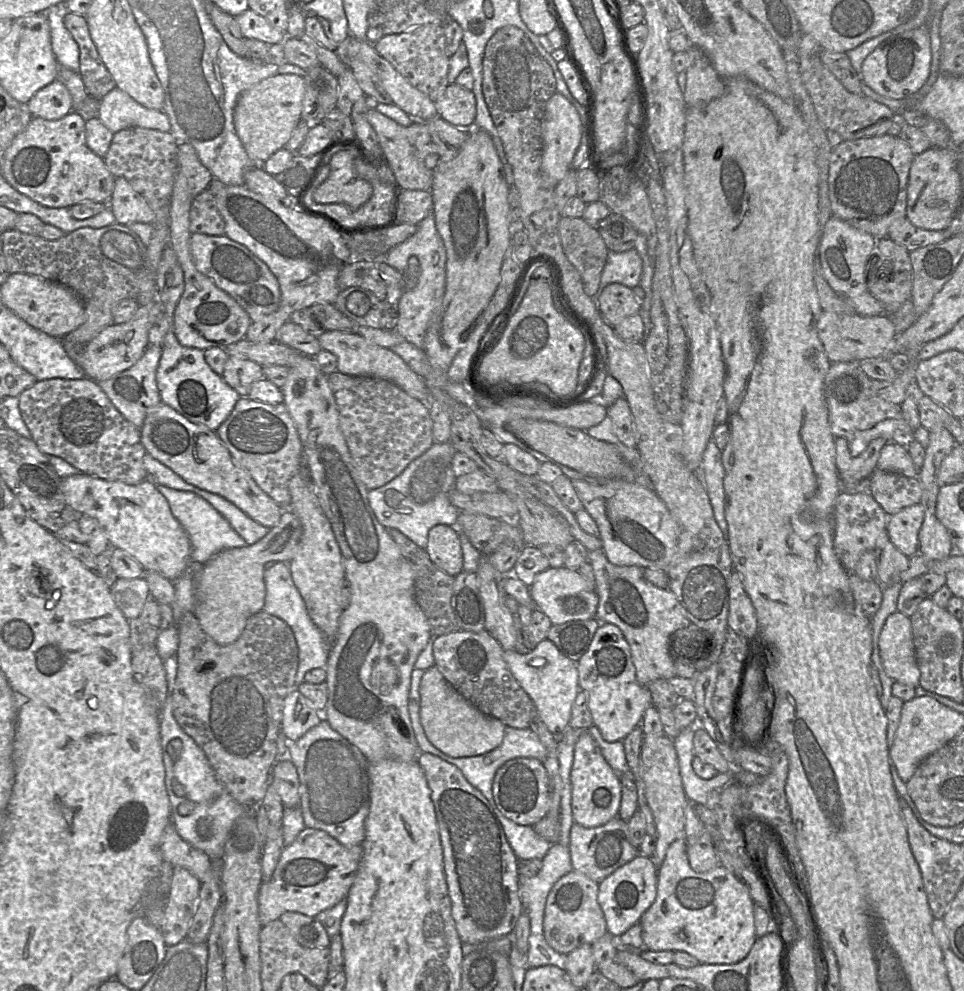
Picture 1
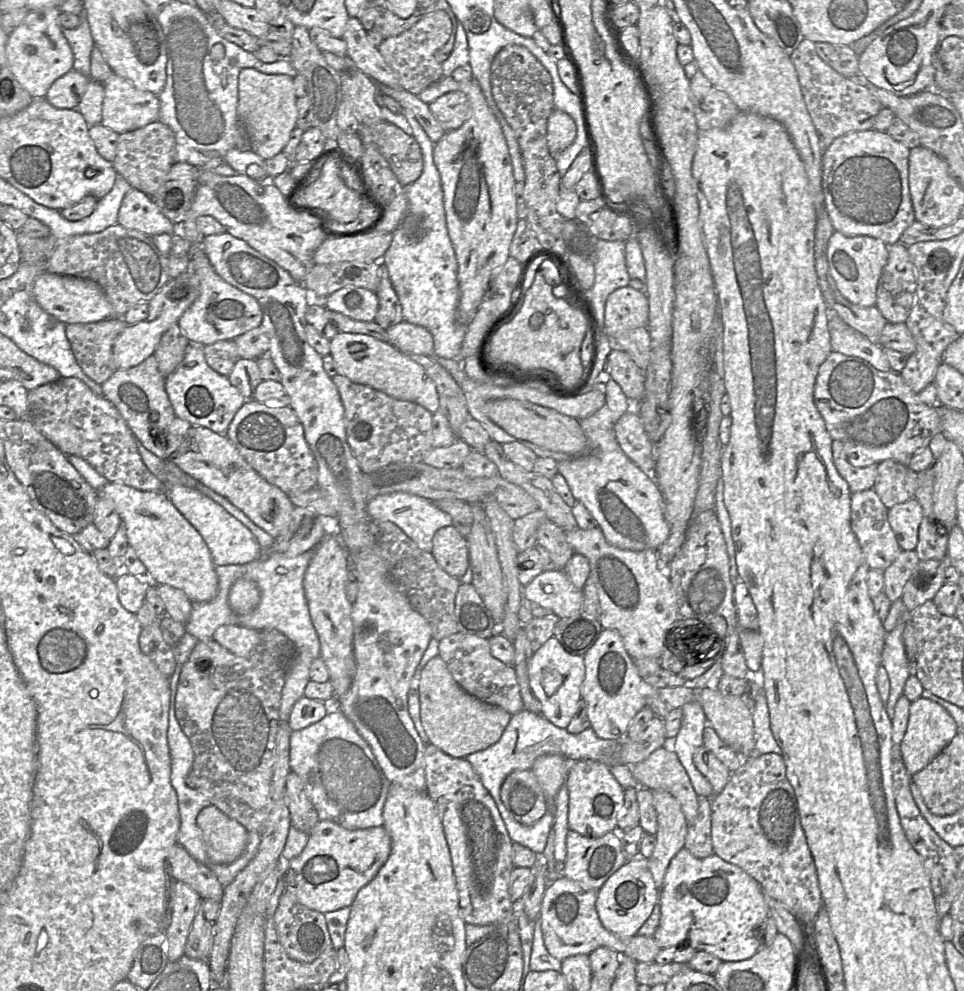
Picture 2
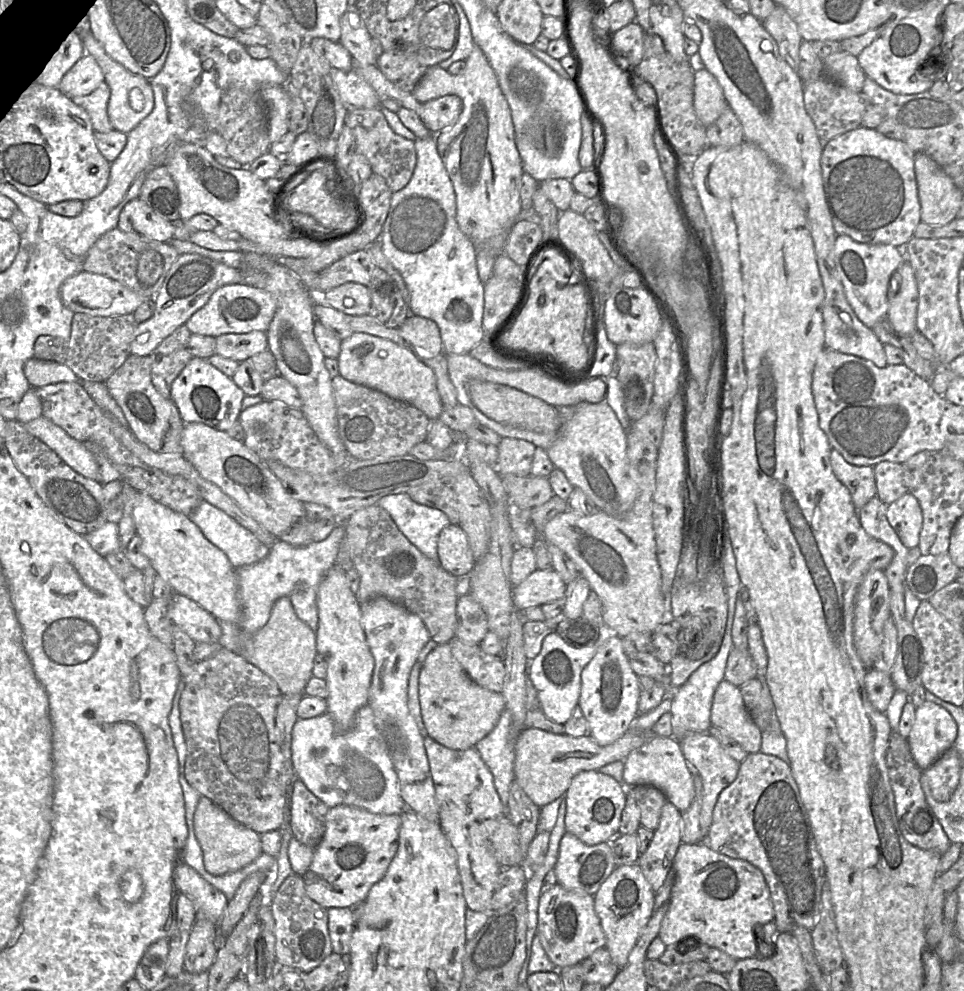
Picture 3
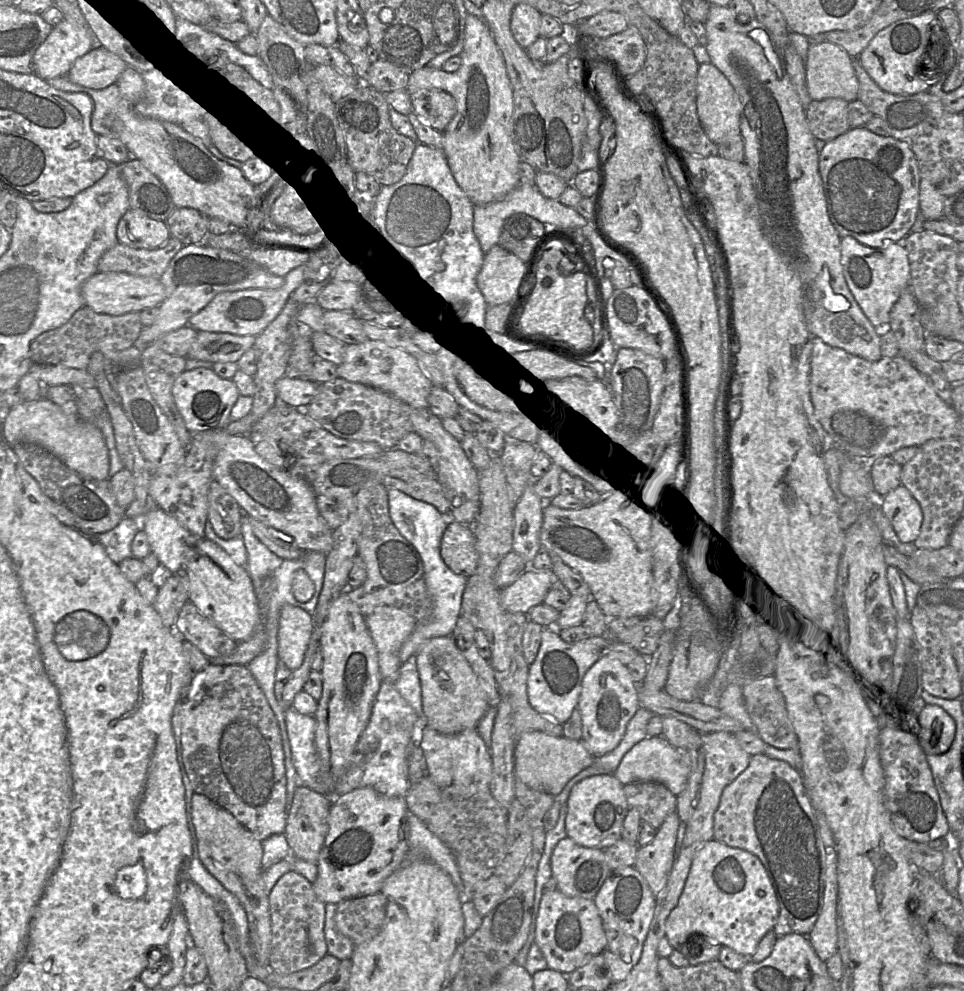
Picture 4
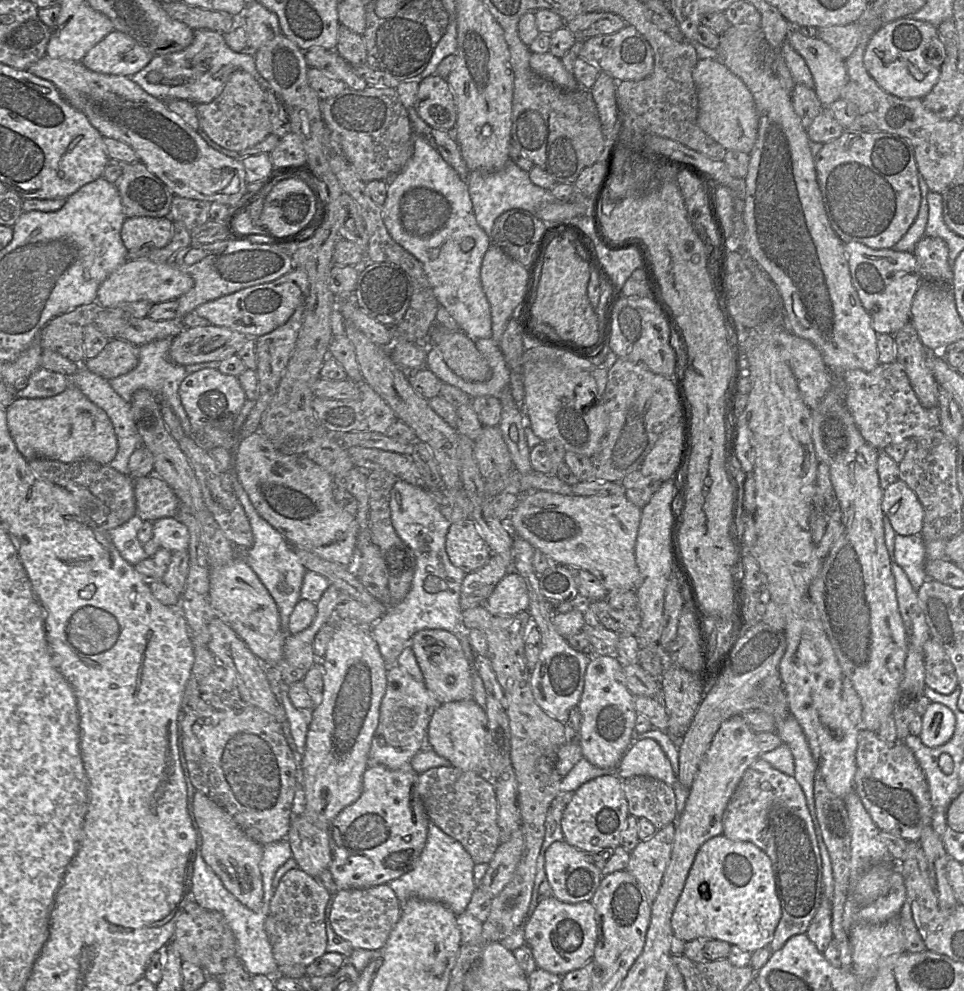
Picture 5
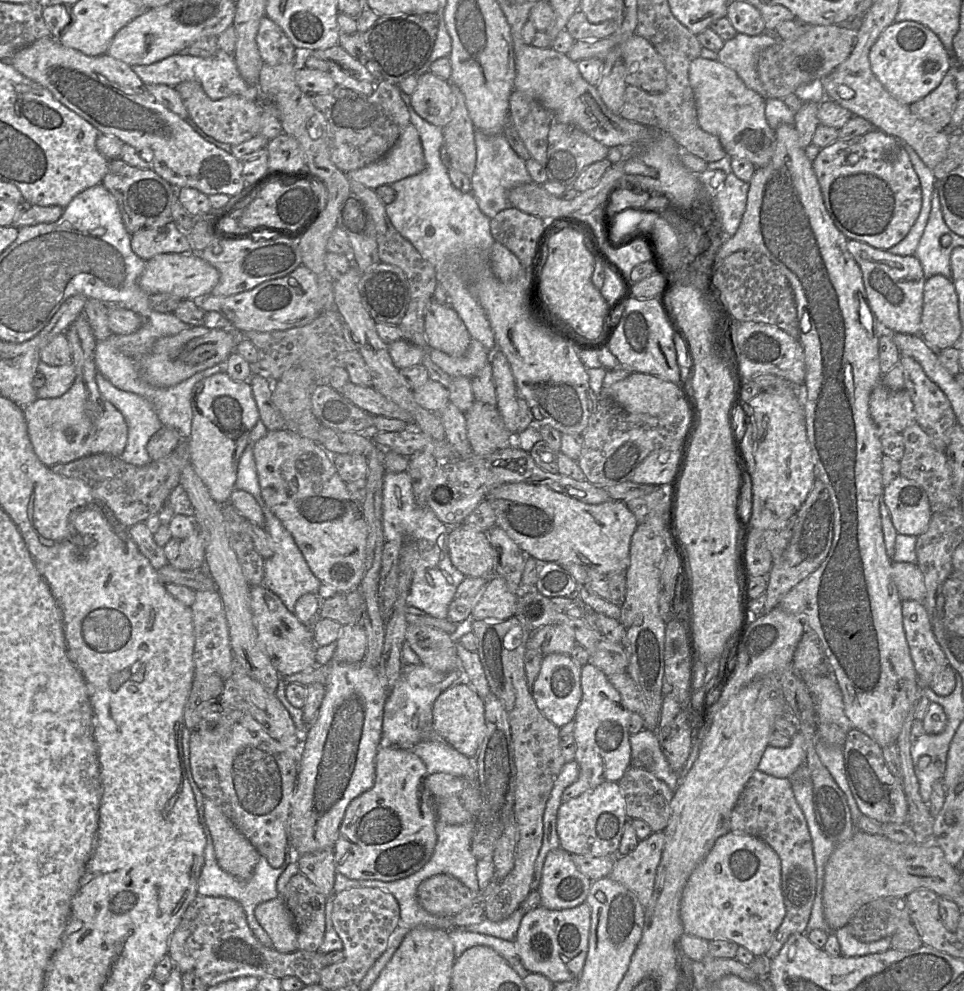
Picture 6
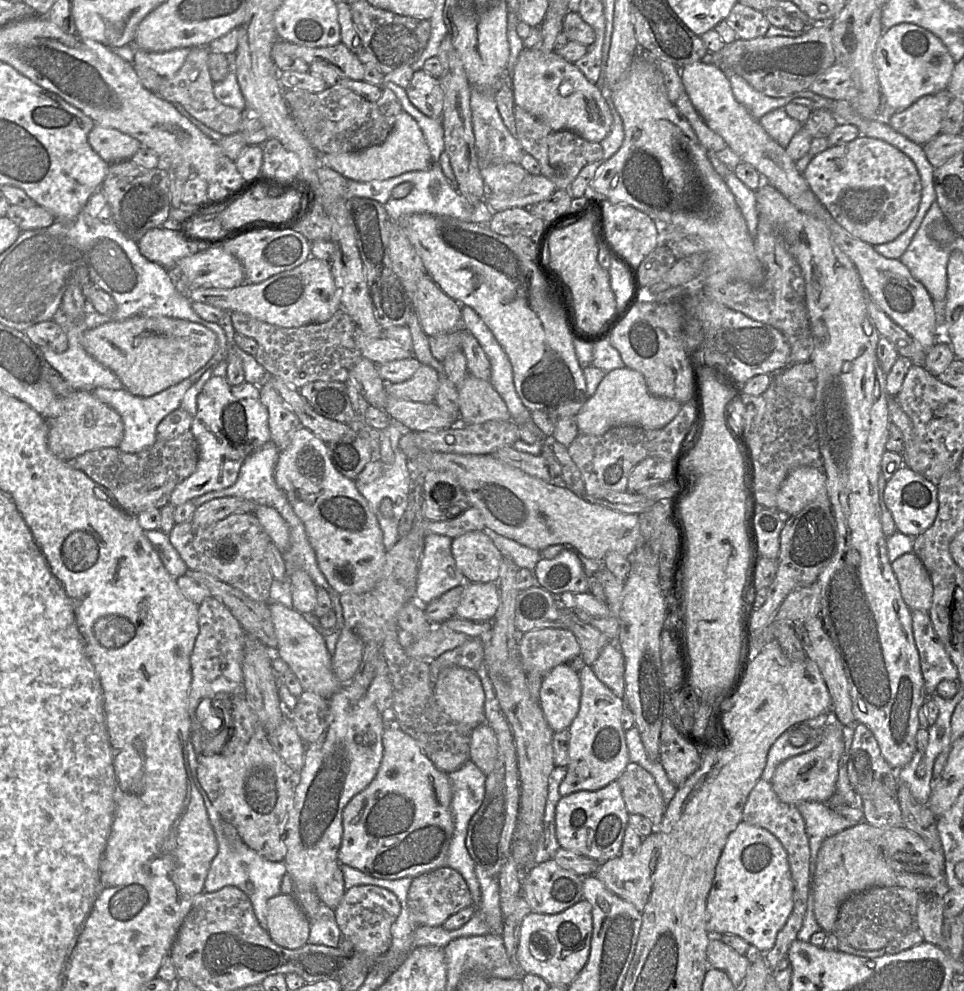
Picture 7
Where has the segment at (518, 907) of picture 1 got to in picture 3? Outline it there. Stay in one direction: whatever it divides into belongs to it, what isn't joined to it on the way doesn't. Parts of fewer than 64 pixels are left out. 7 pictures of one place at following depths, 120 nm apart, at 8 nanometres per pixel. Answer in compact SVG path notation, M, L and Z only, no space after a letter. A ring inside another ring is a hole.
M429 736L424 737L424 747L438 803L439 824L456 852L467 908L476 912L489 912L502 867L487 847L487 838L482 832L476 831L475 825L507 815L494 787L493 776L476 747L452 750Z

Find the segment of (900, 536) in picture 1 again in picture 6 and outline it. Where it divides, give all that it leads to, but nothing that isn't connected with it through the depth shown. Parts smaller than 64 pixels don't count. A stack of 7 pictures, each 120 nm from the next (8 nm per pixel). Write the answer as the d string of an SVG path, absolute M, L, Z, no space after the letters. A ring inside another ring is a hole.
M898 475L884 486L883 500L897 533L918 537L928 528L932 512L928 496L917 482Z

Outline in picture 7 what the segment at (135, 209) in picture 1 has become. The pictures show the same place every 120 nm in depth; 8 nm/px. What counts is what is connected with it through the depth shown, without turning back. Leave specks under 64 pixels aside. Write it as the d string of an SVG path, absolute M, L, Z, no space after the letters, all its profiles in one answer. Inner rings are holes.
M171 226L150 229L139 239L137 245L146 259L169 271L174 269L180 259L194 255L202 249L197 243L186 241Z

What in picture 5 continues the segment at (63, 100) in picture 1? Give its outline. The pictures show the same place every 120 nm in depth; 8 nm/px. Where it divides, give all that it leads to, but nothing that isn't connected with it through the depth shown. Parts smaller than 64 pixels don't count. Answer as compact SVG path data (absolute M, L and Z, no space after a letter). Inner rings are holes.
M113 30L81 60L91 71L130 77L154 57L144 46L123 32Z

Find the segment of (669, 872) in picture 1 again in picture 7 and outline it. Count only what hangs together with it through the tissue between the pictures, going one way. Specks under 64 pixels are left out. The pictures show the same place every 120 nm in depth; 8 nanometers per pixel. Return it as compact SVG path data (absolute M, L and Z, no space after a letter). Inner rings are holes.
M740 822L728 836L716 865L706 904L708 933L739 936L766 954L793 911L793 892L788 856L781 842L766 829Z

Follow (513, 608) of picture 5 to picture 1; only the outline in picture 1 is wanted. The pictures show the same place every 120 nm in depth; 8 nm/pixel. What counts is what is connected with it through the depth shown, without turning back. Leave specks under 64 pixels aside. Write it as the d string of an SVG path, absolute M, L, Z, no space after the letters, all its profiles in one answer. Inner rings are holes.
M549 567L536 575L533 584L529 587L529 593L536 609L542 611L554 625L596 617L599 603L596 587L594 589L589 586L578 570Z

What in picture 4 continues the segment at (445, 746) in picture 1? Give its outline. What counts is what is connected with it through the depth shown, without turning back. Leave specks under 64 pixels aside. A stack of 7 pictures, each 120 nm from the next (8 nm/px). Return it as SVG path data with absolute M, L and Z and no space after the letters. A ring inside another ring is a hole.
M451 635L431 638L419 647L416 656L426 724L446 735L476 728L489 708L488 699L454 638Z

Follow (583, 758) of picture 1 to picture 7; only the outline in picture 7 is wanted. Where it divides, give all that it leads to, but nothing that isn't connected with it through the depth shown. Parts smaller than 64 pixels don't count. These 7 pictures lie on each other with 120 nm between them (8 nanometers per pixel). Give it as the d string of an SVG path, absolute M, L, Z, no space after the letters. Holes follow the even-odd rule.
M613 781L596 791L578 791L561 797L555 811L556 837L560 848L605 862L620 855L628 818L621 788Z

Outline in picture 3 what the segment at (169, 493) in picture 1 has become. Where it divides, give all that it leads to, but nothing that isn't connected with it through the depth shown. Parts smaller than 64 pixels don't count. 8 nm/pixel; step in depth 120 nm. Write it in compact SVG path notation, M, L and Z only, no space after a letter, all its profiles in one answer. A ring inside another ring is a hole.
M202 501L189 519L207 540L227 555L235 569L259 561L257 550L264 544L224 511Z

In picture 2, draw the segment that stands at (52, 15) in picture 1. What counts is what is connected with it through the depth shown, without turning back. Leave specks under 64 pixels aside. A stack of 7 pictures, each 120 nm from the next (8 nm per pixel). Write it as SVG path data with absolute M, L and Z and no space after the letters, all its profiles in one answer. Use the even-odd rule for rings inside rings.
M84 11L82 17L78 27L75 29L63 28L62 32L73 51L73 69L90 78L91 51L94 48L95 42Z

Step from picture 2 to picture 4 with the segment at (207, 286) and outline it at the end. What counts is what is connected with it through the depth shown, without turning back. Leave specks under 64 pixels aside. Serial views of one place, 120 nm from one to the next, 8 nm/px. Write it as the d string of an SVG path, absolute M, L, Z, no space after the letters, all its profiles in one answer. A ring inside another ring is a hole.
M310 258L302 265L294 268L291 270L284 278L285 283L282 287L277 289L263 289L263 288L247 288L247 289L240 289L236 291L226 291L221 292L217 294L205 307L203 307L201 310L199 310L197 313L195 313L193 316L190 317L188 321L188 325L192 328L194 328L196 331L208 331L208 332L228 332L233 334L239 334L239 335L245 335L250 334L257 336L259 335L282 311L282 309L285 307L286 303L288 302L291 294L300 286L300 284L304 281L304 273L306 270L306 263L310 260Z

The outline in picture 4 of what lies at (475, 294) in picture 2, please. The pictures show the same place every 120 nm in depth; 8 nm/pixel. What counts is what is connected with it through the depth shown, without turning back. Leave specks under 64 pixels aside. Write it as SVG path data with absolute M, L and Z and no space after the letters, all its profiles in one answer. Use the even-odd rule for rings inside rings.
M468 14L465 23L464 48L460 54L460 68L452 73L436 69L430 65L414 70L407 83L406 90L413 95L422 89L440 89L451 94L457 103L457 112L443 133L443 148L451 172L474 205L485 205L503 199L520 183L519 164L521 157L517 153L513 140L513 89L507 73L505 61L487 23L479 17Z

